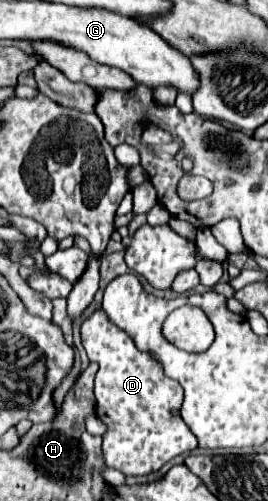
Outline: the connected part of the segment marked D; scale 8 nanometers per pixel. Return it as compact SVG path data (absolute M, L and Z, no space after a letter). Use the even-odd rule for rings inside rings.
M103 308L81 324L81 342L89 360L99 364L95 412L107 426L103 454L109 468L117 468L127 476L145 476L157 472L171 458L197 448L195 434L179 414L183 388L165 376L161 364L149 352L141 352L133 338L109 320Z

